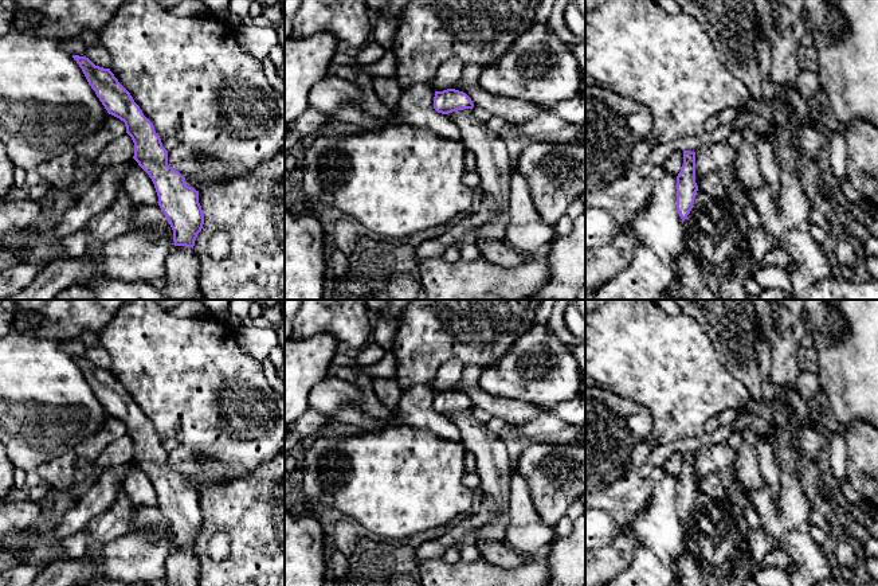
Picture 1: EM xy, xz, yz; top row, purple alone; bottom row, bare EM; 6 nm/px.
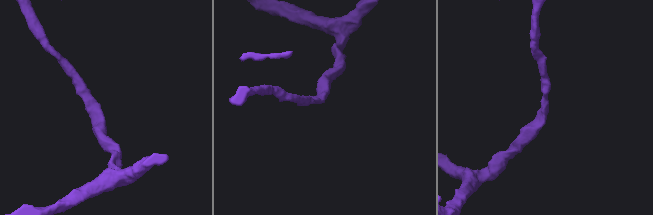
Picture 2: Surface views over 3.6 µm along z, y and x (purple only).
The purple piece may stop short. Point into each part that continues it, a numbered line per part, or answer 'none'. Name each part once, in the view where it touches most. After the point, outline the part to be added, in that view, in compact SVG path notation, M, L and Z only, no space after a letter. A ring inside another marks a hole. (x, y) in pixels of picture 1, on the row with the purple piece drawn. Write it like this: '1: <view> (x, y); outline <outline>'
none

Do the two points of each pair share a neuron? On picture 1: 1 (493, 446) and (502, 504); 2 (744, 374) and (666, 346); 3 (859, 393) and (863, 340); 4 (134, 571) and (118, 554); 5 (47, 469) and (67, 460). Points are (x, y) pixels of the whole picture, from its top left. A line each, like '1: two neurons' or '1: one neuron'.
1: one neuron
2: two neurons
3: one neuron
4: one neuron
5: one neuron

